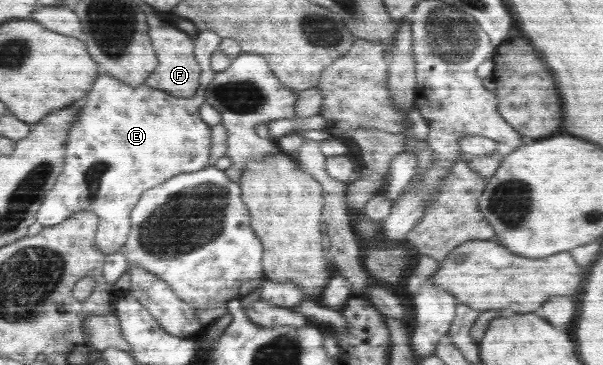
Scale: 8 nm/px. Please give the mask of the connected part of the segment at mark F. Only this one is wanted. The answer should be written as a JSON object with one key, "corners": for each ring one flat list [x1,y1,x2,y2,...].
{"corners":[[166,23,161,28,150,28,149,32,160,63,156,70,152,71,152,75,145,85,164,91,169,96,181,96,188,99,194,97,201,87,201,66,197,62,196,53,193,51,194,38,180,28,170,27]]}

